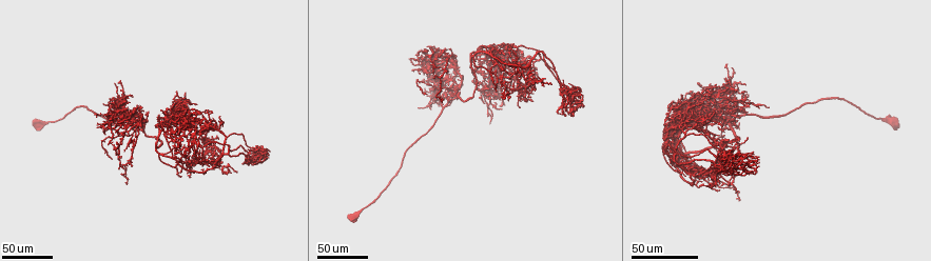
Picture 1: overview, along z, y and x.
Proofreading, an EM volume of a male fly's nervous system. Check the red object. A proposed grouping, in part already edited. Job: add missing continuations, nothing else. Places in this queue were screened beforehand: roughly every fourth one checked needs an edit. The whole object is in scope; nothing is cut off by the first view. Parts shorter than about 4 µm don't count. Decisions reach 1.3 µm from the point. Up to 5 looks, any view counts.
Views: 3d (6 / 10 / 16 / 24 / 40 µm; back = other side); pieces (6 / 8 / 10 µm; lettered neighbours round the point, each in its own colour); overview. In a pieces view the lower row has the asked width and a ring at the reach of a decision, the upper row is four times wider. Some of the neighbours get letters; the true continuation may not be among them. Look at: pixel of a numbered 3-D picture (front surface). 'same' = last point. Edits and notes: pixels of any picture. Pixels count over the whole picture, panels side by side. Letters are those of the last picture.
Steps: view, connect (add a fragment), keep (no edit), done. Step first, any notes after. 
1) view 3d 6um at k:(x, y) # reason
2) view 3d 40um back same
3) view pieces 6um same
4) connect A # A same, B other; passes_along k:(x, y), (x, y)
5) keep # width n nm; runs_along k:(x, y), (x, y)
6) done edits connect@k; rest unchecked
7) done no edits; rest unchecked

view 3d 40um at 1:(746, 101) # branch stops here

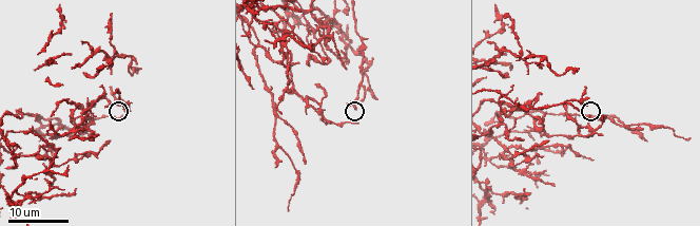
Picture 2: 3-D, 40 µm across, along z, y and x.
view pieces 6um at 2:(578, 110)

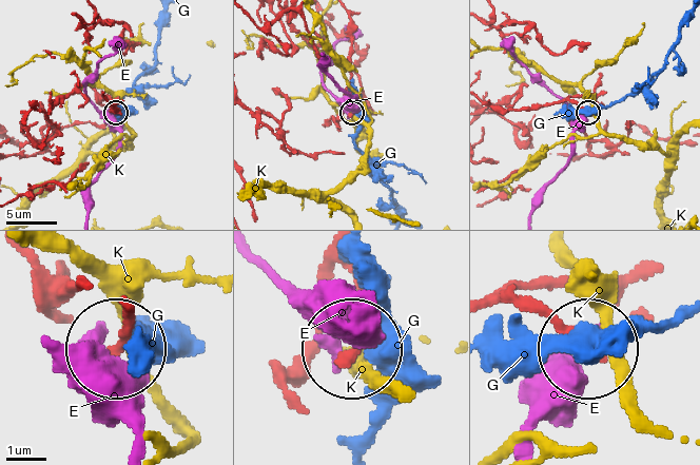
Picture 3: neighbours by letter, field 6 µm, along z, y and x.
keep # E other, G other, K other; none of them fits

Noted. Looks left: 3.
view 3d 40um at 1:(189, 159) # an open end

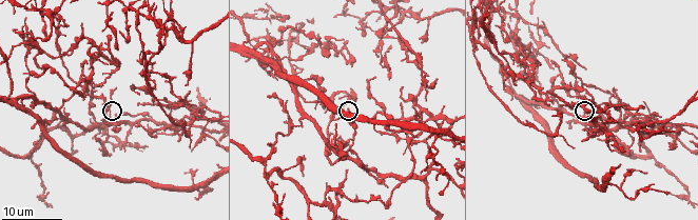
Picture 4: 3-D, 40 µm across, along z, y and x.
view pieces 10um at 4:(102, 118)

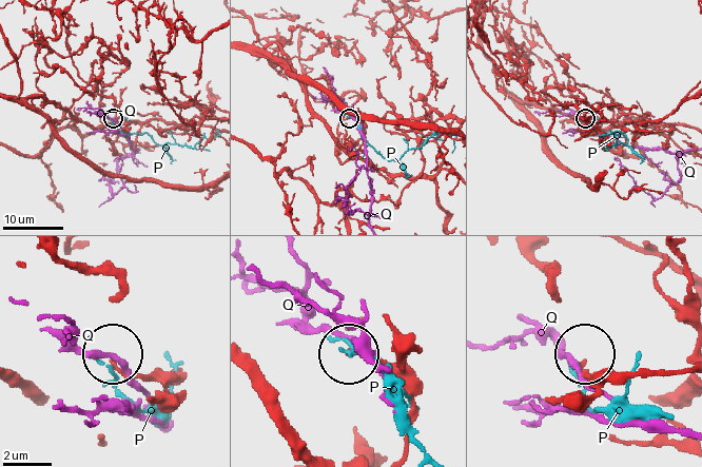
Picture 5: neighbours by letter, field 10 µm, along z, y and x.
keep # width 170 nm; P other, Q other; no lettered fragment goes on from it

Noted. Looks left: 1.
done no edits; rest unchecked

